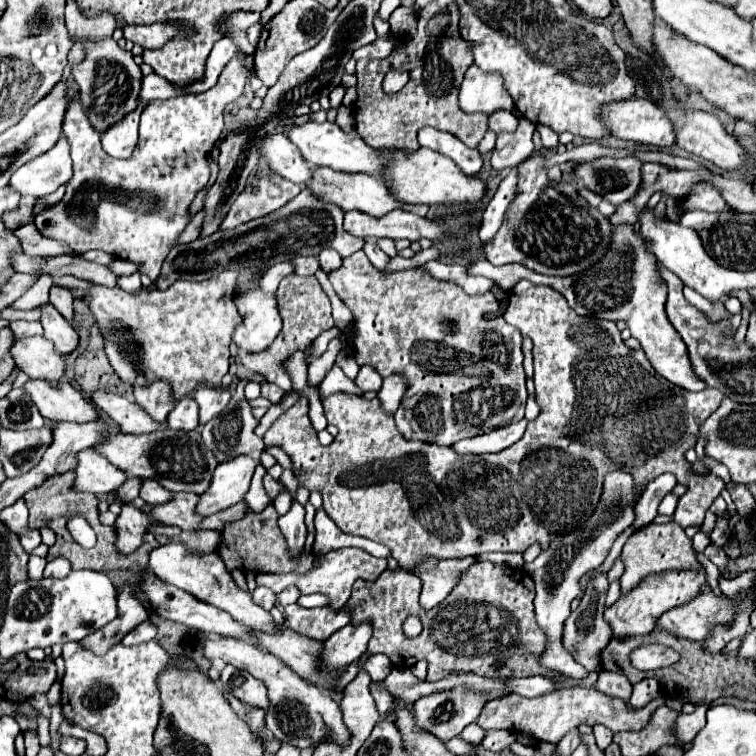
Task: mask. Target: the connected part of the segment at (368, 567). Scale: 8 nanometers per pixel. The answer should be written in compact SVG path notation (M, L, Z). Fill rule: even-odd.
M341 548L341 550L333 550L333 552L323 554L321 560L319 560L319 566L309 570L305 576L299 576L299 574L277 576L277 574L263 574L261 572L261 574L257 574L257 586L271 588L276 594L290 584L296 585L299 591L303 591L305 594L307 592L321 592L321 594L331 598L329 606L337 610L337 608L347 604L357 578L361 578L361 580L377 580L381 576L381 572L385 572L385 570L387 570L387 560L385 558L375 558L375 556L367 554L361 548Z

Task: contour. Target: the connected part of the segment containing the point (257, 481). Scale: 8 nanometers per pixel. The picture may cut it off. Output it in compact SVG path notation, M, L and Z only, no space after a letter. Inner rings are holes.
M257 468L255 470L255 476L253 476L253 482L251 482L251 488L245 496L245 502L251 506L251 510L255 512L263 512L265 506L271 506L273 500L269 500L265 488L263 488L263 476L265 476L265 468Z

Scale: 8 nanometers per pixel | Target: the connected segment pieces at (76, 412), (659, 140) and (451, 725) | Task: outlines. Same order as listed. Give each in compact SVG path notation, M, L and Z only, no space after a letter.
M29 380L25 386L41 416L49 422L93 422L99 420L95 406L69 382L55 384Z
M631 98L631 100L625 100L625 102L607 104L603 108L603 118L605 118L605 126L611 130L611 134L615 138L631 140L631 142L645 144L645 146L657 146L657 148L675 146L675 130L673 130L669 116L665 114L665 110L661 110L657 104L653 104L649 100Z
M453 688L453 692L433 692L433 696L425 696L415 702L415 720L419 728L429 730L439 740L449 740L459 736L467 724L477 720L485 702L487 700L481 700L481 696L473 696L473 692L465 692L465 688Z

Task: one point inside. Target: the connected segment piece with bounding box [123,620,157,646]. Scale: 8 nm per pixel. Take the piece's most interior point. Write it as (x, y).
(146, 631)

